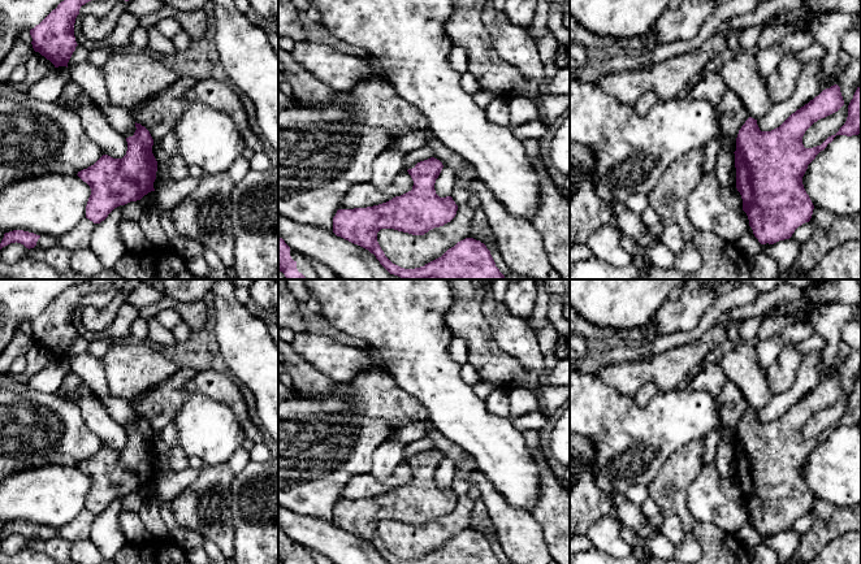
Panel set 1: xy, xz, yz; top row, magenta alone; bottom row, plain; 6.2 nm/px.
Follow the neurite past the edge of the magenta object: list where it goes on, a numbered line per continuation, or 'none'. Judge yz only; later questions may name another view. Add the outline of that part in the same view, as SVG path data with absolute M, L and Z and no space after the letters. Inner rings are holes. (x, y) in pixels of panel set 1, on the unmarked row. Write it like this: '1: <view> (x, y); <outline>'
none

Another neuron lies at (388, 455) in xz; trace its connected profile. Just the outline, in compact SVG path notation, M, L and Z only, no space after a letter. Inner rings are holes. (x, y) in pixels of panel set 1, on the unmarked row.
M386 441L381 443L373 455L371 473L380 481L386 481L390 473L404 461L406 444Z

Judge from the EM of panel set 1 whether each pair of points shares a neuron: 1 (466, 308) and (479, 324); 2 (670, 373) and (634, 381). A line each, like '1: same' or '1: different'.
1: same
2: same

